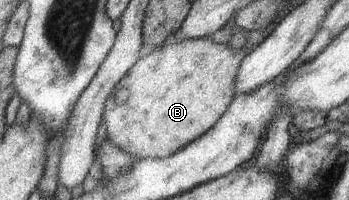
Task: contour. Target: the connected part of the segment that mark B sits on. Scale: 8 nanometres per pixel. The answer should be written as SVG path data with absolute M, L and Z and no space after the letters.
M275 16L264 28L248 31L244 48L233 49L227 44L214 43L210 37L200 37L162 44L144 58L139 58L120 77L105 102L101 120L106 126L106 139L138 159L167 157L184 148L204 134L224 114L235 95L234 79L242 58L248 53L248 49L271 33L280 19Z

